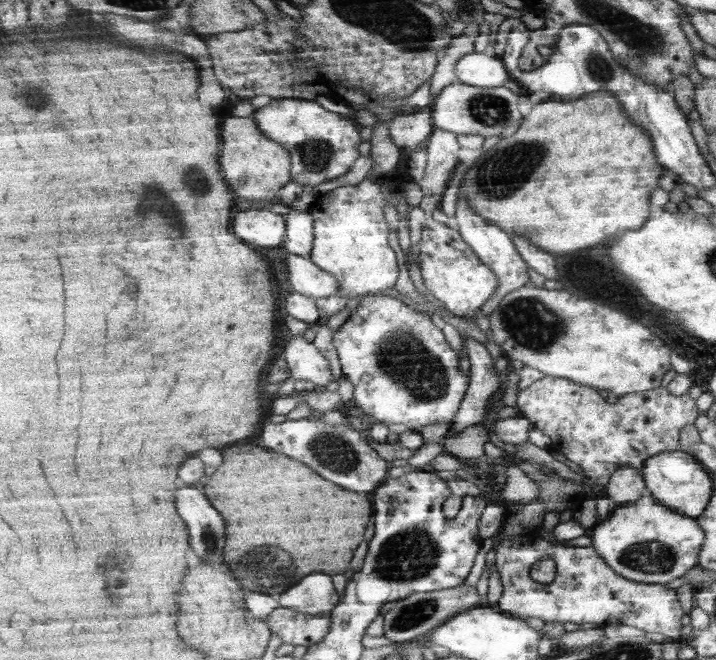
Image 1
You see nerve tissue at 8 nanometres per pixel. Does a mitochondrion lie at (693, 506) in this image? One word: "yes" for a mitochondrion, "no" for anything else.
no

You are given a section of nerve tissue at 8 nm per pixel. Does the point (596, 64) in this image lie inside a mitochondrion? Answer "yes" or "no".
yes

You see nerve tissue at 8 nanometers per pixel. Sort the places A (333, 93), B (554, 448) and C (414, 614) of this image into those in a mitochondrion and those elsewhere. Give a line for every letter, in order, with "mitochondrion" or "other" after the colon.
A: other
B: other
C: mitochondrion

